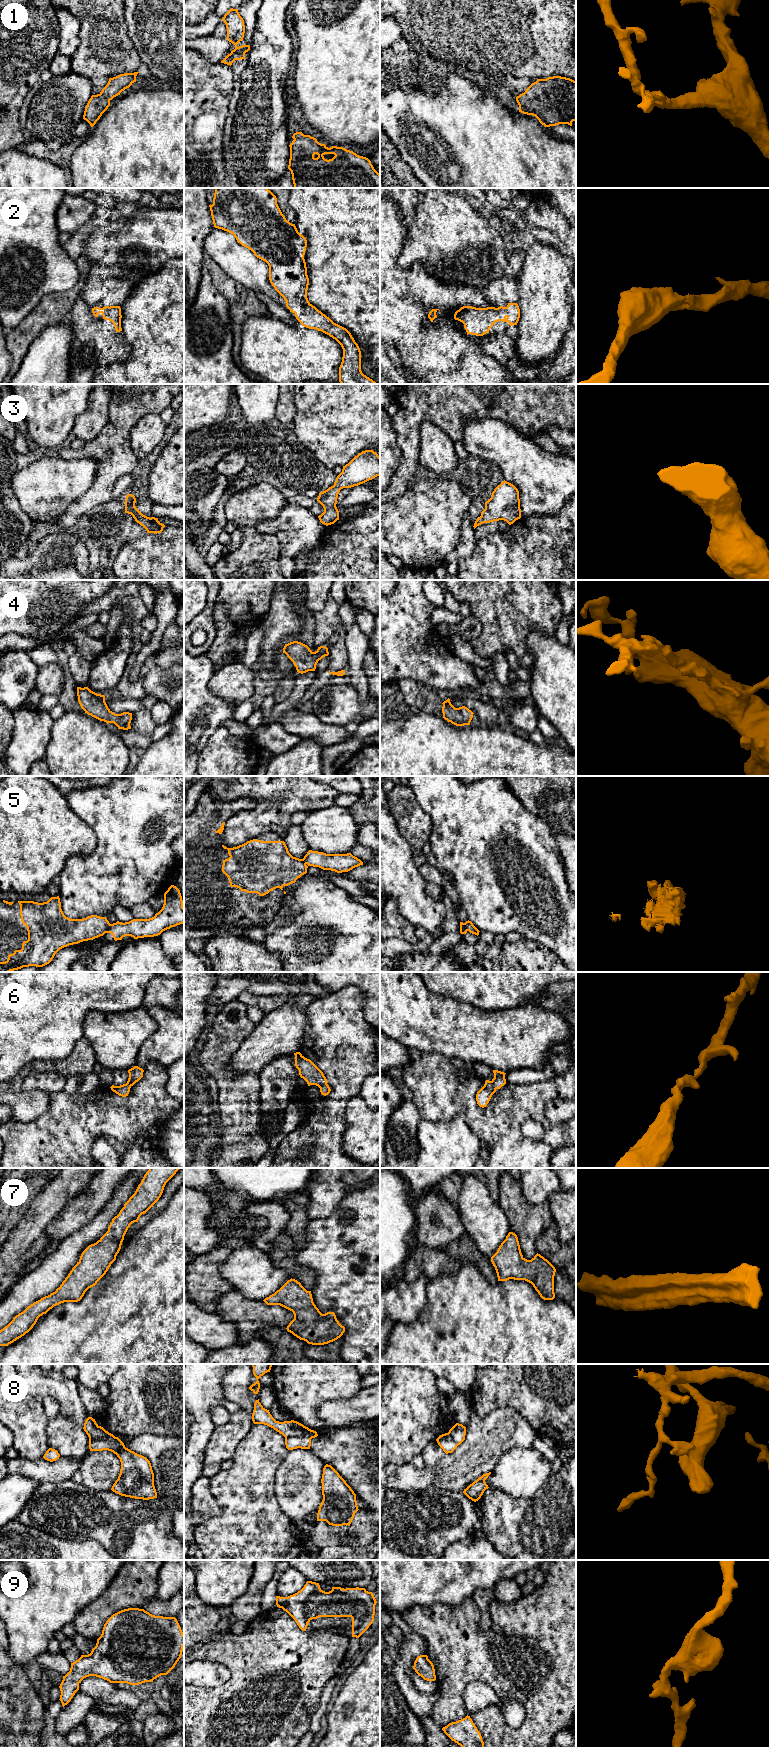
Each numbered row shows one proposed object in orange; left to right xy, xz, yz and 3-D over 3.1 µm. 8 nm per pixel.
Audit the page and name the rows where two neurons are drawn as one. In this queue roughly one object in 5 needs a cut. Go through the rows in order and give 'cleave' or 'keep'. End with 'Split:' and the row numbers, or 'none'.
1: keep
2: keep
3: keep
4: keep
5: cleave
6: keep
7: keep
8: cleave
9: keep
Split: 5, 8

